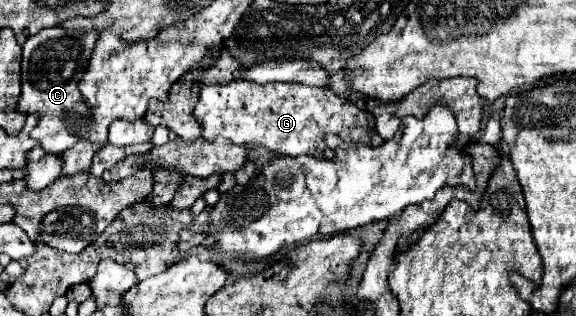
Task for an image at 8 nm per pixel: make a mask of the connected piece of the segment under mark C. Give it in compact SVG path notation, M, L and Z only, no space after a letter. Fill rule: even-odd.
M54 27L54 31L44 29L38 35L32 35L24 43L22 55L22 95L18 101L18 111L22 113L38 113L42 115L40 123L32 129L30 137L34 137L46 153L62 153L76 145L78 137L68 131L66 119L70 113L84 117L86 123L92 121L92 113L88 113L86 99L78 91L80 75L84 75L88 65L88 53L82 53L80 43L74 39L68 41L66 31Z

